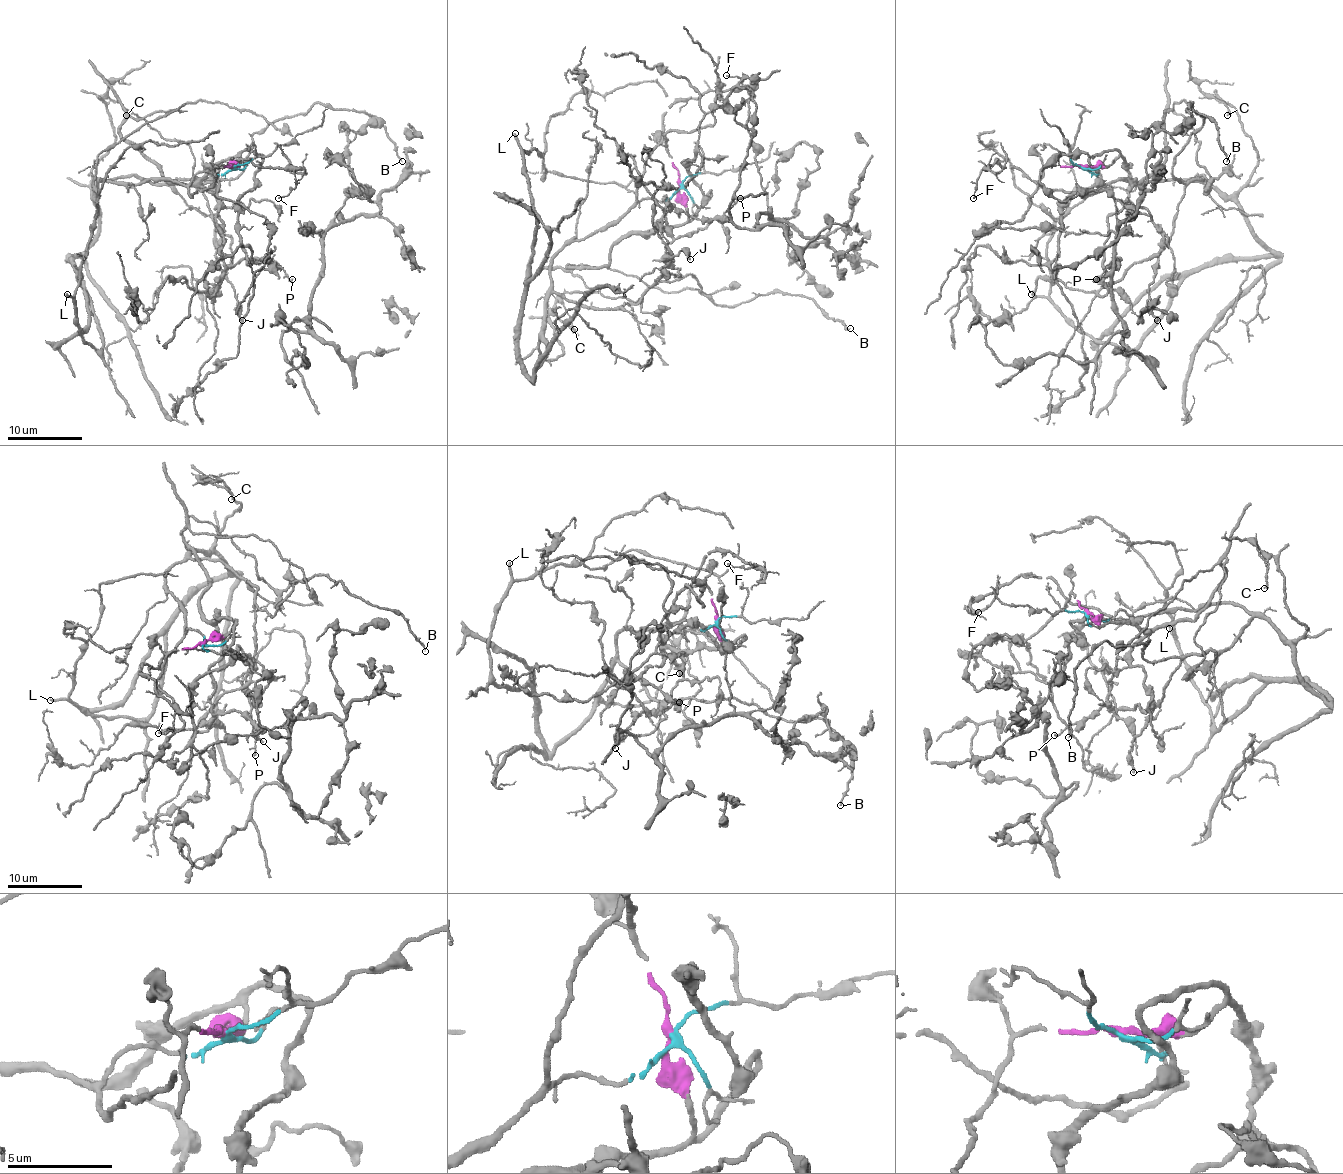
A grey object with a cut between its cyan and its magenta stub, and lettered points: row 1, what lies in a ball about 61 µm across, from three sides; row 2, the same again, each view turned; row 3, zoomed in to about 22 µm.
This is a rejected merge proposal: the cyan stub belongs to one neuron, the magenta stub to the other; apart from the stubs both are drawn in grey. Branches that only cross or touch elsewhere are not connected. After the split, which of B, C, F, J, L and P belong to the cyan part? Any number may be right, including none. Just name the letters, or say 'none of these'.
B, C, F, L

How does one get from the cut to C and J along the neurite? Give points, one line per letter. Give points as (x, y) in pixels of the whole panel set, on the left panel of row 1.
C: (233, 166), (184, 185), (102, 180), (94, 195), (90, 172), (115, 140), (104, 97), (126, 116)
J: (233, 166), (238, 157), (222, 159), (201, 183), (223, 206), (218, 210), (218, 268), (233, 286), (242, 320)

